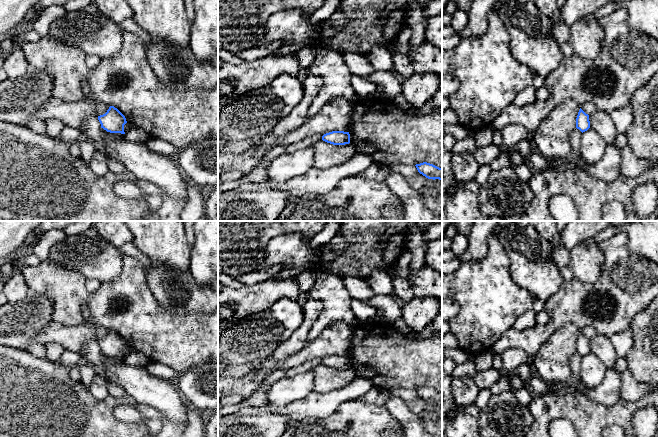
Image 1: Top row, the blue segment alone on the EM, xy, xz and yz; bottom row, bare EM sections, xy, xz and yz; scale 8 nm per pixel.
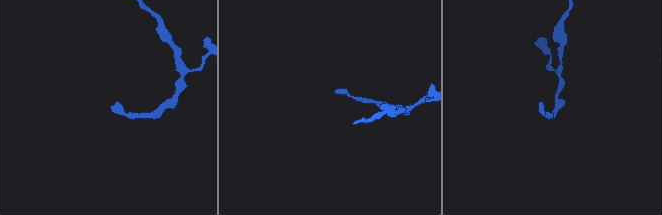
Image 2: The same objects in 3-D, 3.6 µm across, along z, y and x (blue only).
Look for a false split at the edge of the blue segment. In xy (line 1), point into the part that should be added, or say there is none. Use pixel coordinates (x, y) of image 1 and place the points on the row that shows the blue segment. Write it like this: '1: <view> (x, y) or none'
1: none

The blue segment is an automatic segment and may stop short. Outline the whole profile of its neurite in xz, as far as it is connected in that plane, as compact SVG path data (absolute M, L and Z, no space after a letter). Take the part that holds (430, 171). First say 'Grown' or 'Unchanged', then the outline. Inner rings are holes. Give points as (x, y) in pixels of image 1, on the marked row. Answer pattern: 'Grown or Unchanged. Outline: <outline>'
Unchanged. Outline: M423 162L415 165L418 172L428 179L442 180L442 168L439 168L433 164Z

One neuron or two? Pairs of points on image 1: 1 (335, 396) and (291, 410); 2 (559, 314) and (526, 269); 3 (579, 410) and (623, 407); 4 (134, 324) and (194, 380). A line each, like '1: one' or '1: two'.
1: one
2: two
3: one
4: two

